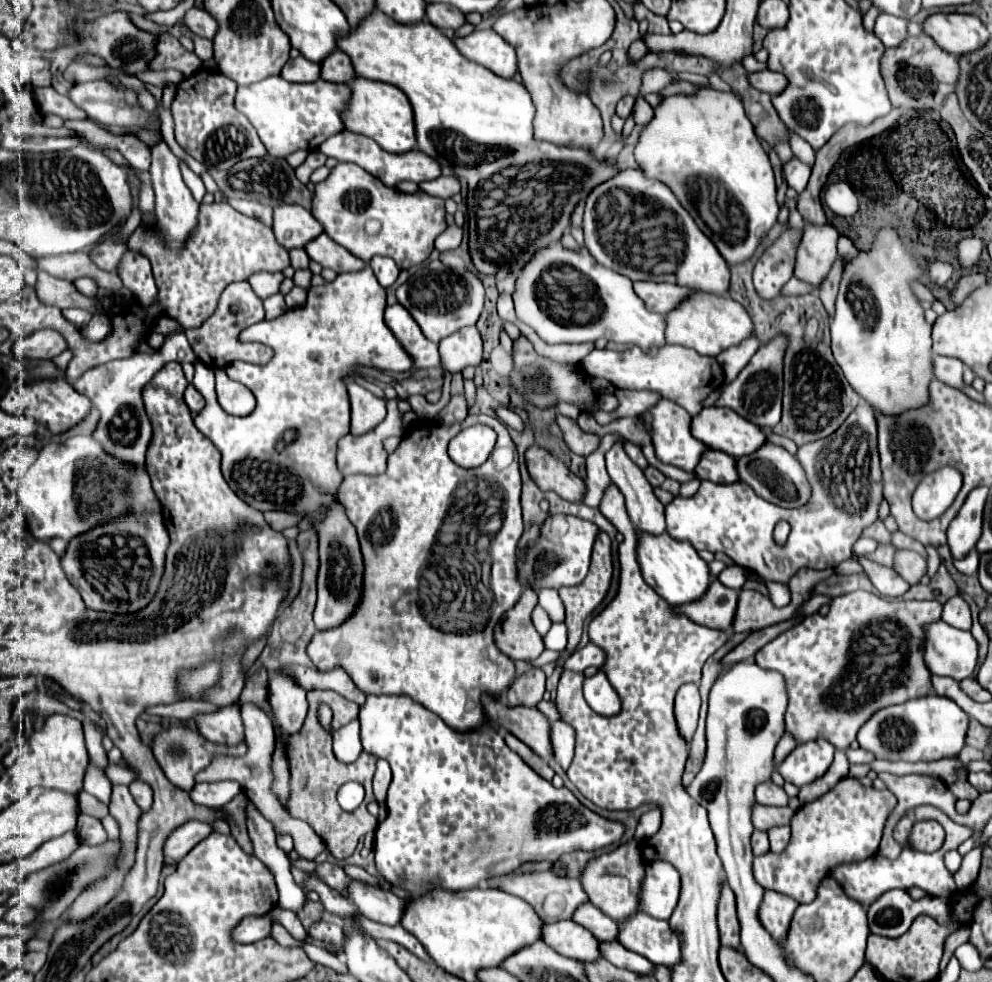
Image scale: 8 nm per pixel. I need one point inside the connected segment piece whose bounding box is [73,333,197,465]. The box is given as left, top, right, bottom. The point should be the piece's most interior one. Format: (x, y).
(124, 430)

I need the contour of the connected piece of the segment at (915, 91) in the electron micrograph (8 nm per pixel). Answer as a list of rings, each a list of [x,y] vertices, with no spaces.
[[[927,35],[907,37],[901,45],[885,49],[881,57],[881,73],[893,107],[903,109],[939,109],[947,93],[955,91],[959,77],[957,57],[943,51]]]

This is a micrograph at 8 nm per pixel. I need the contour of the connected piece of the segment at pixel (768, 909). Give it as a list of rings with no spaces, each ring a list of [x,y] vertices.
[[[765,891],[765,899],[761,901],[761,923],[765,929],[777,939],[785,939],[791,917],[797,909],[797,901],[789,899],[777,891]]]

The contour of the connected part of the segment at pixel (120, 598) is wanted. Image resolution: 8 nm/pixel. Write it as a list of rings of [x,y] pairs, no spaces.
[[[159,511],[157,515],[145,515],[145,519],[123,513],[69,541],[67,551],[61,557],[61,567],[89,609],[135,613],[157,593],[167,545],[169,535]]]

